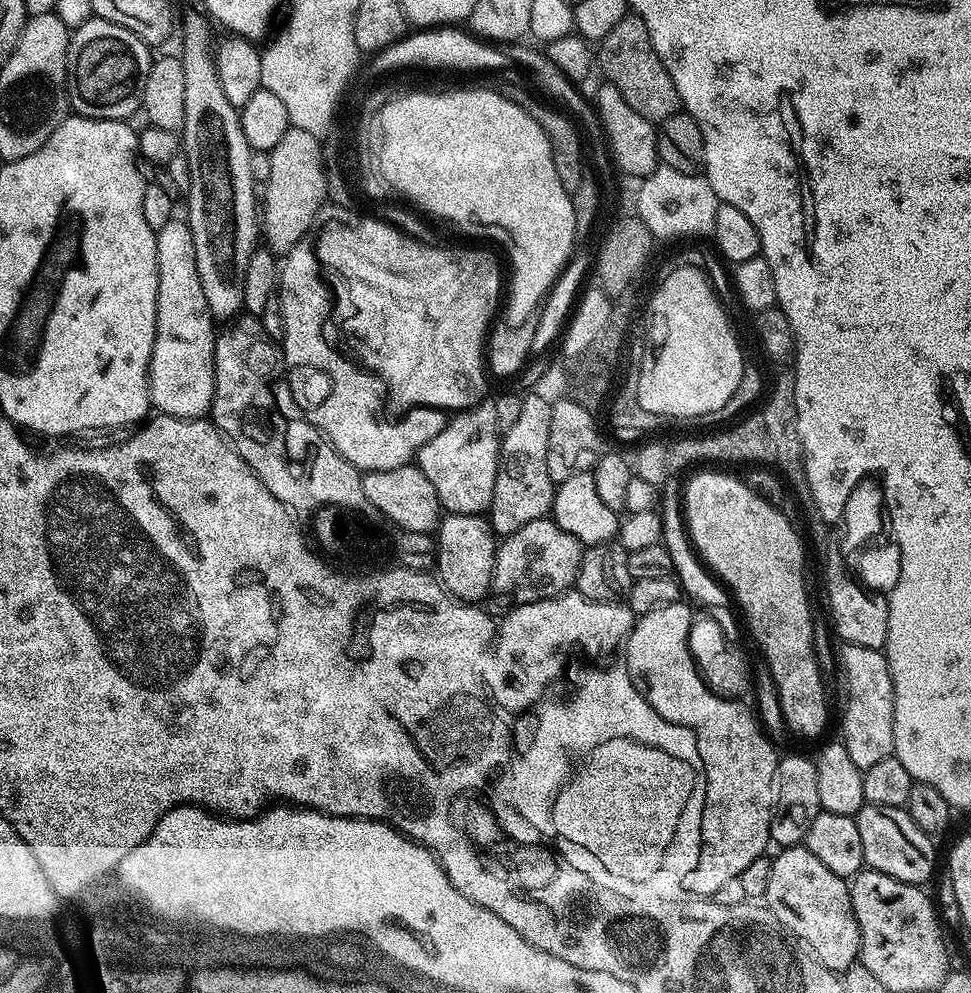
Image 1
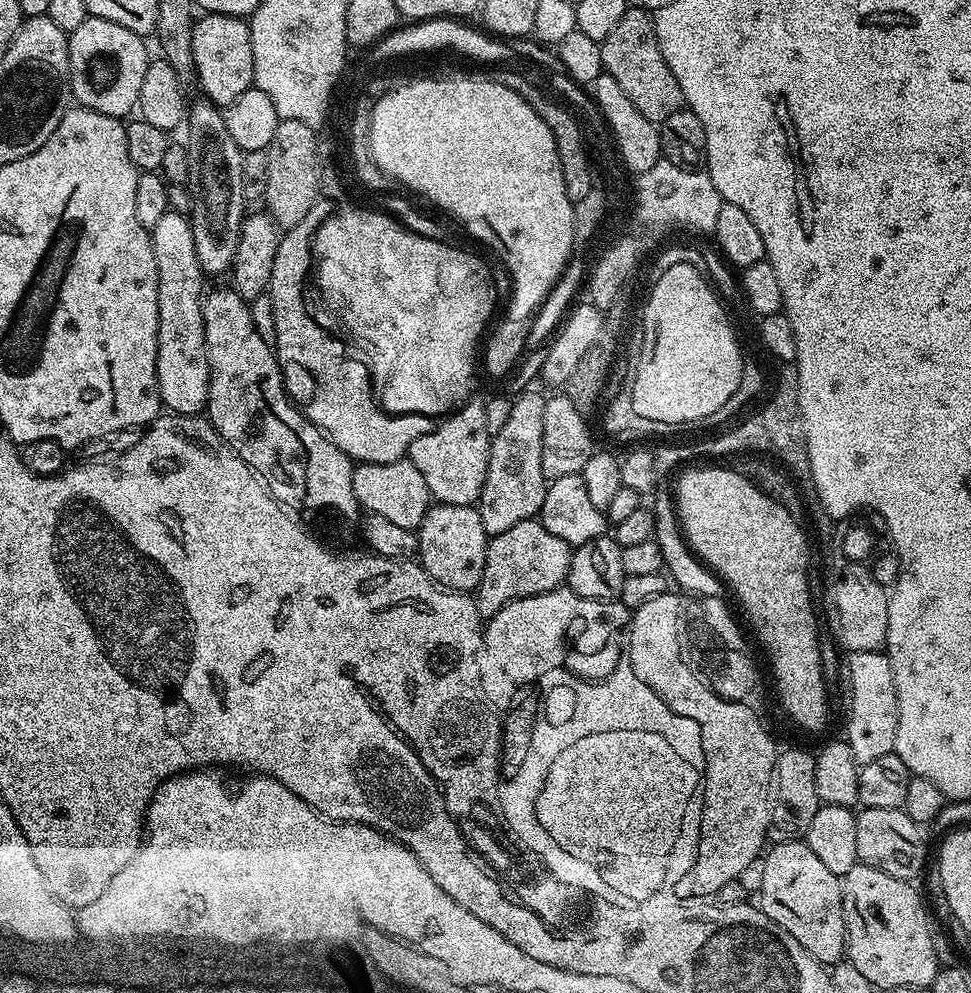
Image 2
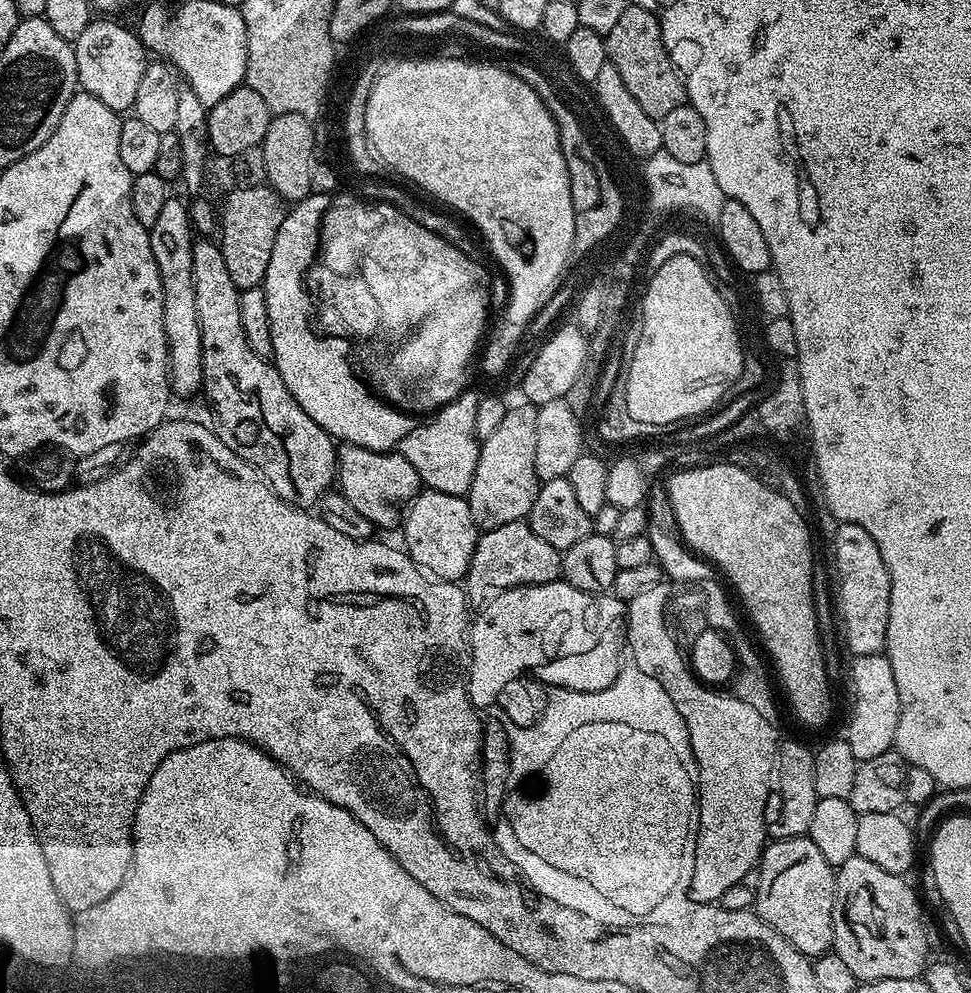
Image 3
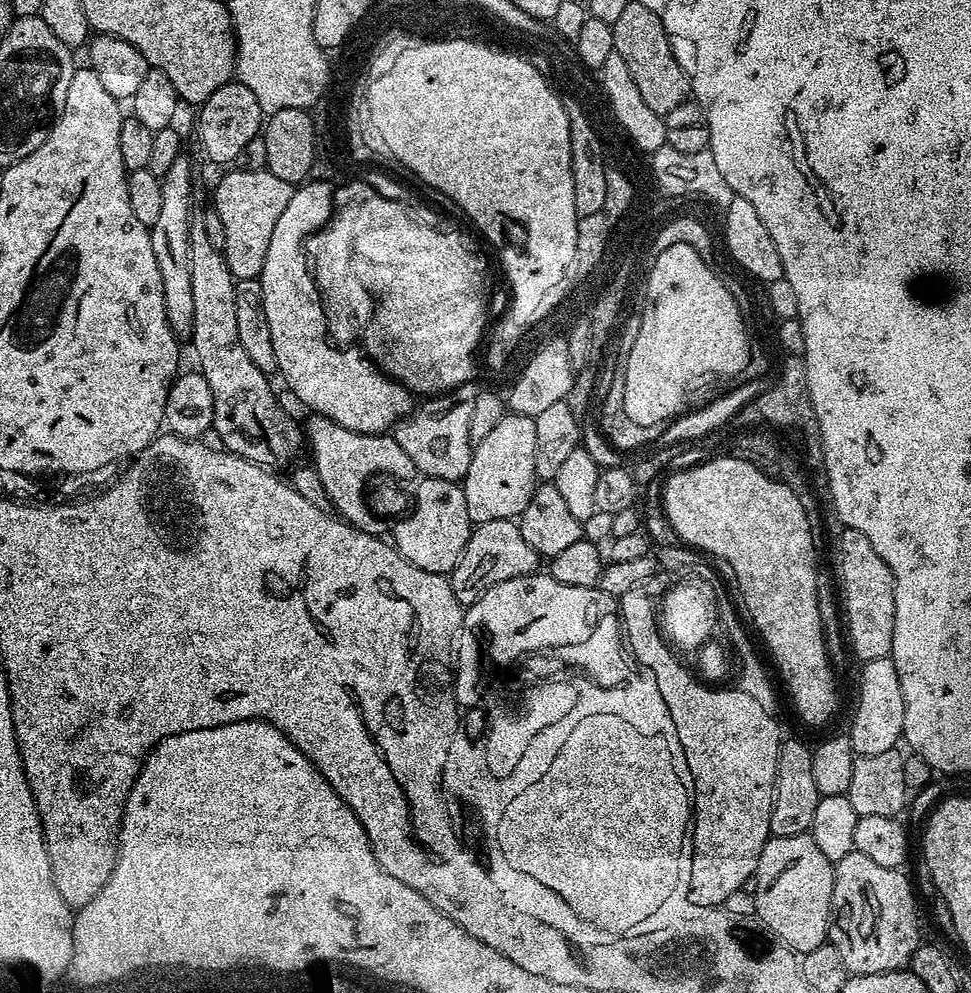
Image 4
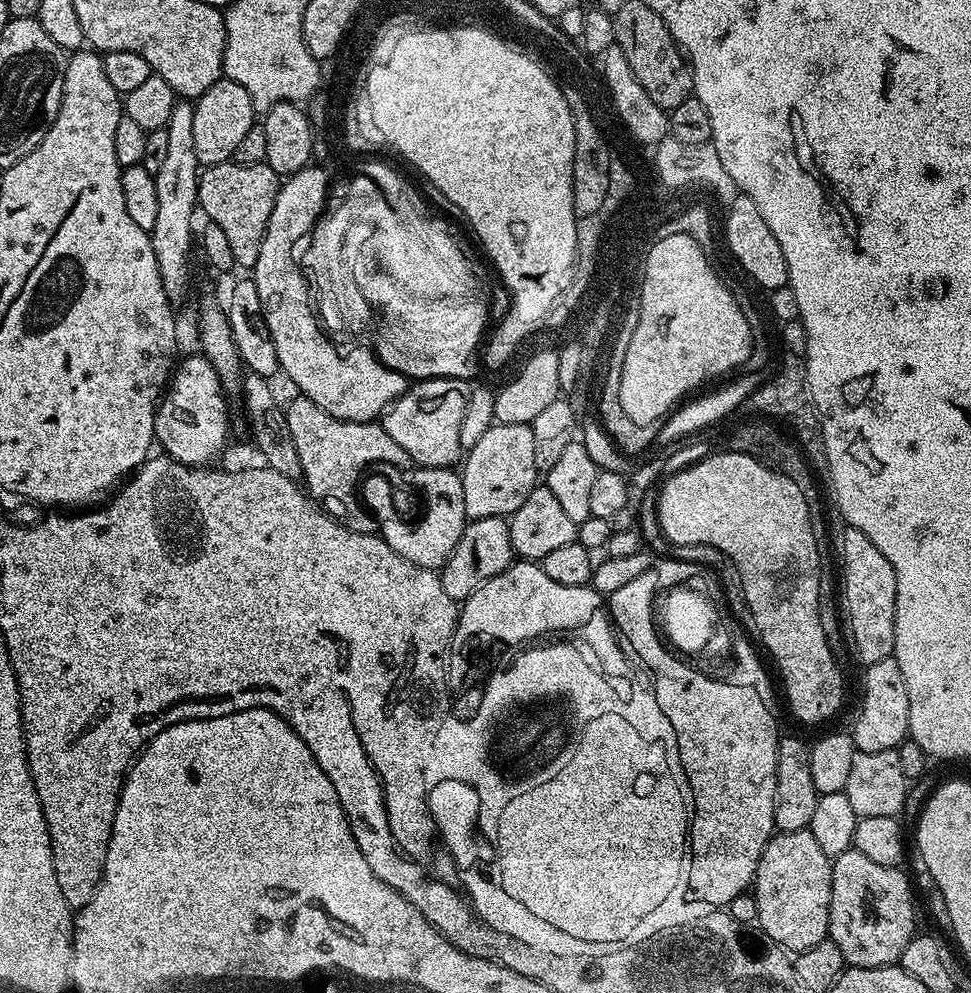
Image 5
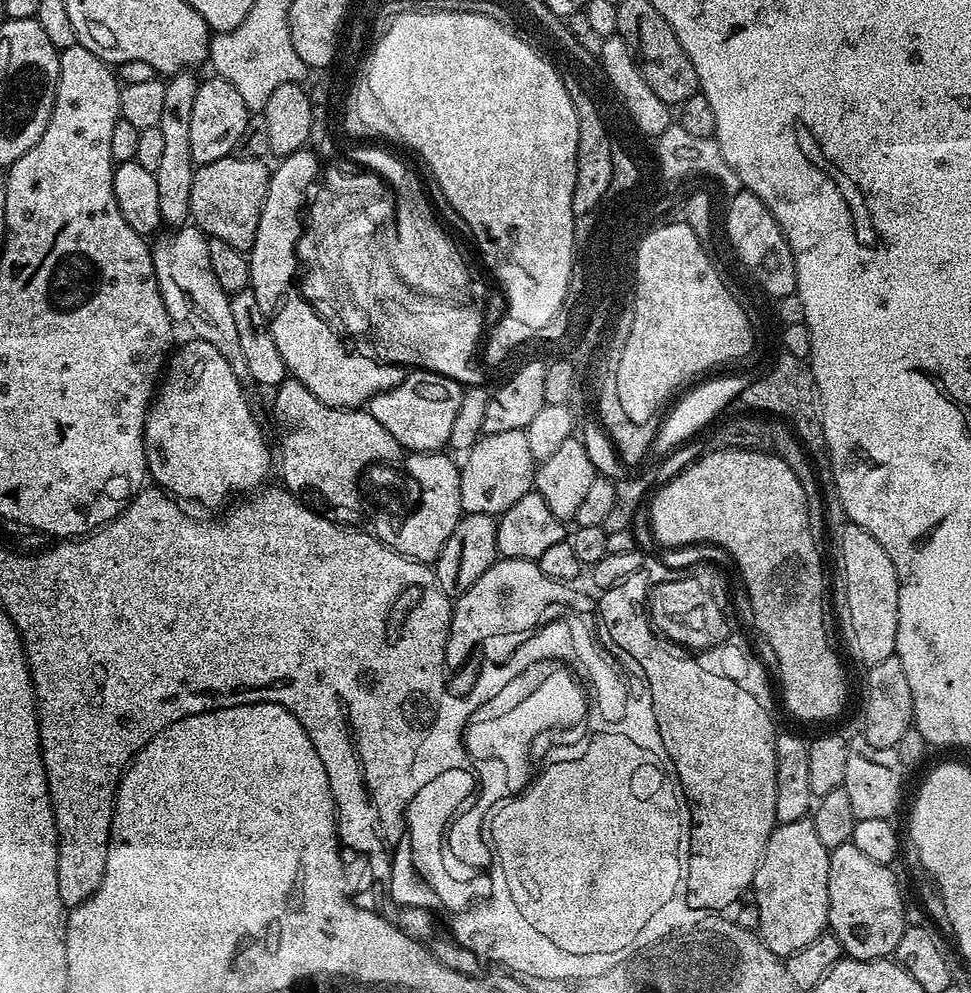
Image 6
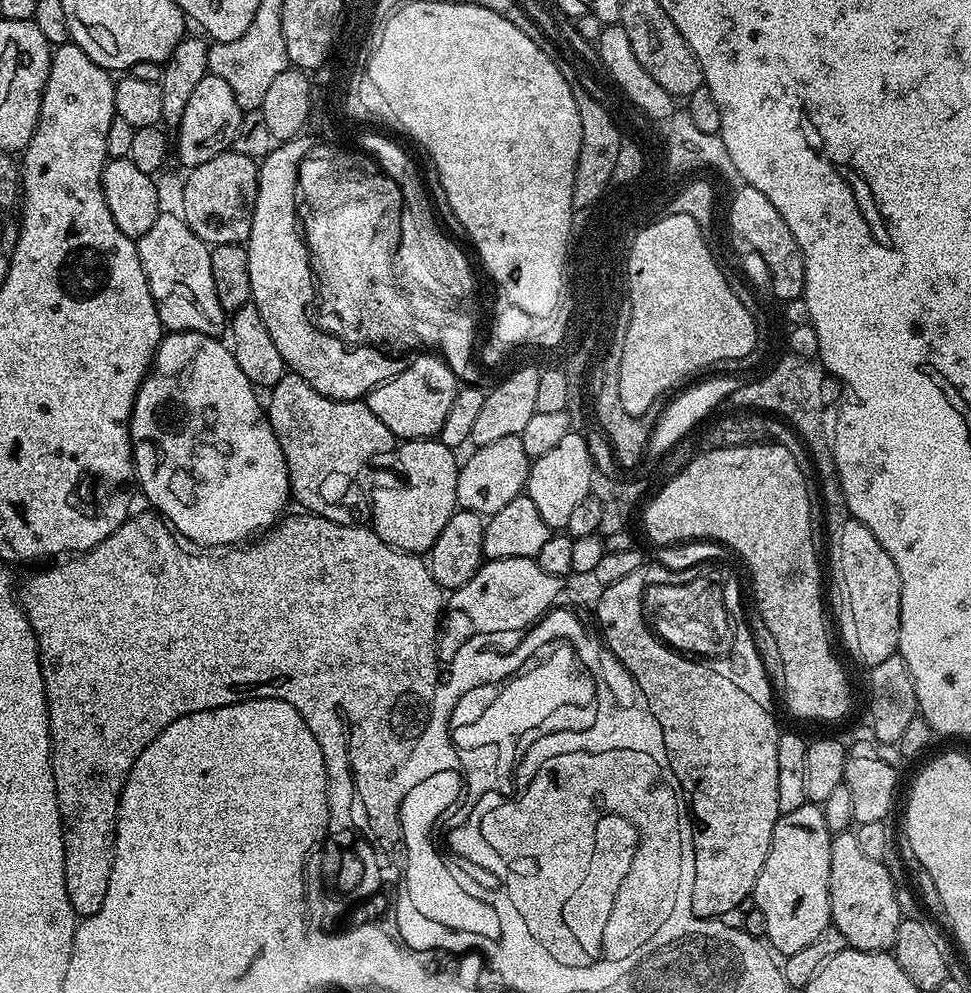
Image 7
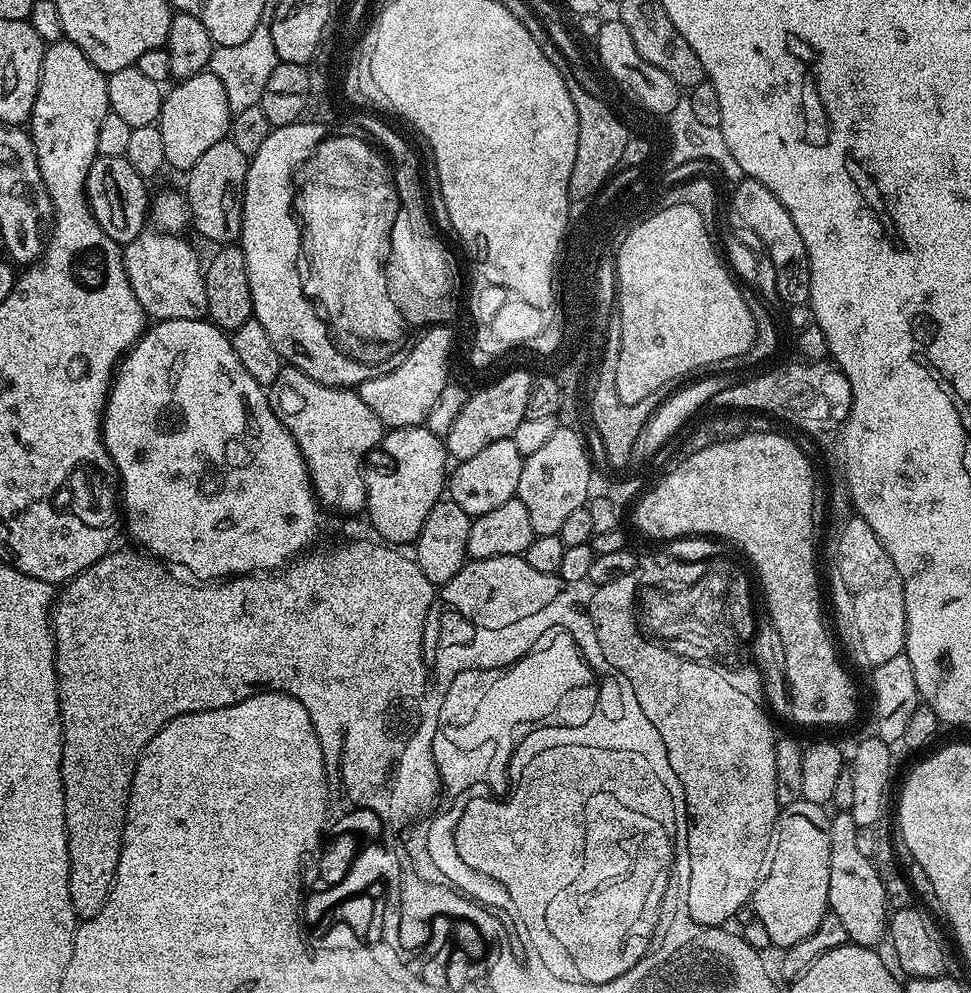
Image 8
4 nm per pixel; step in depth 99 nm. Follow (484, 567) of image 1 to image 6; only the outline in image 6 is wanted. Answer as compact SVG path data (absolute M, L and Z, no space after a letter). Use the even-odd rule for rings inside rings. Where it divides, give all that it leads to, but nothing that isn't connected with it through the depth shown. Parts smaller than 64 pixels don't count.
M443 451L414 452L407 457L406 475L415 487L416 484L420 487L420 505L401 524L399 521L398 527L386 540L388 547L394 549L399 556L409 556L411 560L426 565L436 561L442 546L446 546L446 538L454 534L454 526L458 526L464 512L460 489L461 465L455 464L451 455L444 455Z

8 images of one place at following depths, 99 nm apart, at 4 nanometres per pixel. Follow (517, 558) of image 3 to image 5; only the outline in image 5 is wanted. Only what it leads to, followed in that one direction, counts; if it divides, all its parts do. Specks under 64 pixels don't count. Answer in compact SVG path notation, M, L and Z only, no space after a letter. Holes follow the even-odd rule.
M502 516L482 518L465 526L462 538L458 538L458 546L454 546L439 577L446 594L450 594L454 601L463 602L470 594L474 594L474 590L478 590L481 584L502 574L513 562L514 551L510 542L508 520Z

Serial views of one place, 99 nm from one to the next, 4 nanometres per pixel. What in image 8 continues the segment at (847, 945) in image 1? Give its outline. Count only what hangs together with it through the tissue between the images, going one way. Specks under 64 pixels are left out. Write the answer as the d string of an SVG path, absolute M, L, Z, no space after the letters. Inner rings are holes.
M803 798L783 805L776 814L776 821L768 843L766 871L756 883L752 892L750 908L753 908L755 919L766 926L770 942L777 949L783 950L802 942L809 934L818 930L818 922L828 913L828 891L830 890L830 816L825 805L815 804Z

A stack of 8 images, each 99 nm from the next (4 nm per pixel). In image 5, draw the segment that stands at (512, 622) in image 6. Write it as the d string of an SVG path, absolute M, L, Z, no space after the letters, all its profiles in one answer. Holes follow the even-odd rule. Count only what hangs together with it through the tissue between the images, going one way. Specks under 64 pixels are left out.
M513 562L502 574L481 584L478 590L474 590L474 594L470 594L468 599L463 601L456 621L460 639L468 637L468 634L480 632L484 628L486 632L494 632L496 636L504 638L504 640L496 640L494 664L497 664L506 654L520 654L520 656L532 654L536 646L550 642L548 638L550 634L558 634L558 632L570 636L578 656L590 654L592 650L584 640L586 636L596 636L596 626L614 626L608 614L605 597L595 592L591 586L562 586L562 582L554 582L554 578L548 577L536 562Z

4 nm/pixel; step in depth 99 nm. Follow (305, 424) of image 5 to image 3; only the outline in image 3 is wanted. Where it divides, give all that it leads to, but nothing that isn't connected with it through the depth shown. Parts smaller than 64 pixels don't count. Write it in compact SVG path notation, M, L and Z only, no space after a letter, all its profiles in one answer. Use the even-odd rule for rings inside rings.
M353 444L343 445L337 451L336 480L338 491L344 495L346 502L350 502L350 506L359 510L362 518L369 520L377 529L399 529L402 509L422 491L418 470L414 470L414 466L410 466L399 451L375 452Z

